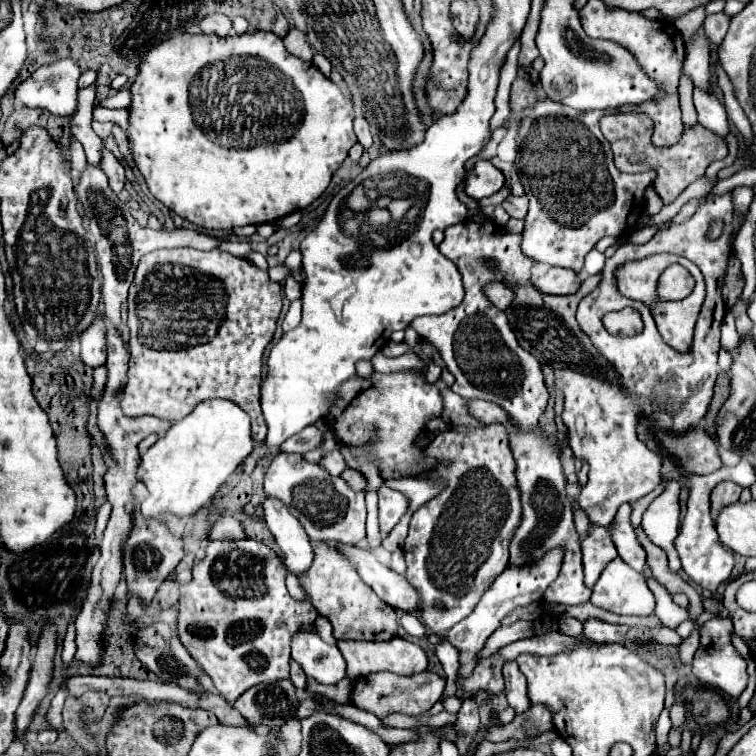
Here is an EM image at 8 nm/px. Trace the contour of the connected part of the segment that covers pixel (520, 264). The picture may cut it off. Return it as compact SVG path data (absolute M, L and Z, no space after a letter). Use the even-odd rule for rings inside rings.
M491 218L481 224L465 220L449 226L439 250L459 268L465 284L465 298L451 312L415 318L411 326L417 330L421 342L431 344L439 352L455 376L455 384L451 386L453 392L463 398L481 398L503 406L503 410L511 414L511 422L515 422L515 432L521 434L537 428L539 416L547 408L549 392L537 358L521 348L507 316L491 306L491 300L483 294L483 286L487 286L487 282L501 282L507 286L523 286L529 282L533 262L521 252L519 244L521 234L507 232Z

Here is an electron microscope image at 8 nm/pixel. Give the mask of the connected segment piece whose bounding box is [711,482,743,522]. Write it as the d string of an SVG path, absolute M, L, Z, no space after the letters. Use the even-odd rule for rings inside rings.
M721 482L721 484L715 486L715 490L711 494L711 518L713 518L713 522L715 522L715 514L719 514L719 510L725 504L731 504L731 502L739 500L741 490L743 488L733 484L733 482Z

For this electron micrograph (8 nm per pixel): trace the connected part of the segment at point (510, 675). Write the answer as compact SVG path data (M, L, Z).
M509 660L503 666L503 676L505 676L505 694L509 700L509 706L515 708L515 714L529 710L531 700L527 698L527 682L523 674L517 668L517 662Z

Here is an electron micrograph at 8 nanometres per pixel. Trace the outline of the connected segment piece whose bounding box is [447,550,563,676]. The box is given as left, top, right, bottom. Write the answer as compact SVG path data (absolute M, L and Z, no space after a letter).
M551 550L547 552L539 562L531 564L531 566L523 566L523 568L507 568L503 574L499 574L495 578L495 582L491 584L491 588L483 594L483 598L479 600L479 604L475 606L475 610L461 620L453 630L447 632L447 640L459 650L459 676L467 676L471 674L471 670L475 670L477 666L477 654L483 650L485 642L489 640L489 636L501 626L501 622L515 610L521 606L527 606L531 602L541 600L543 592L547 590L547 586L557 578L559 570L561 570L561 558L563 552L561 550Z

